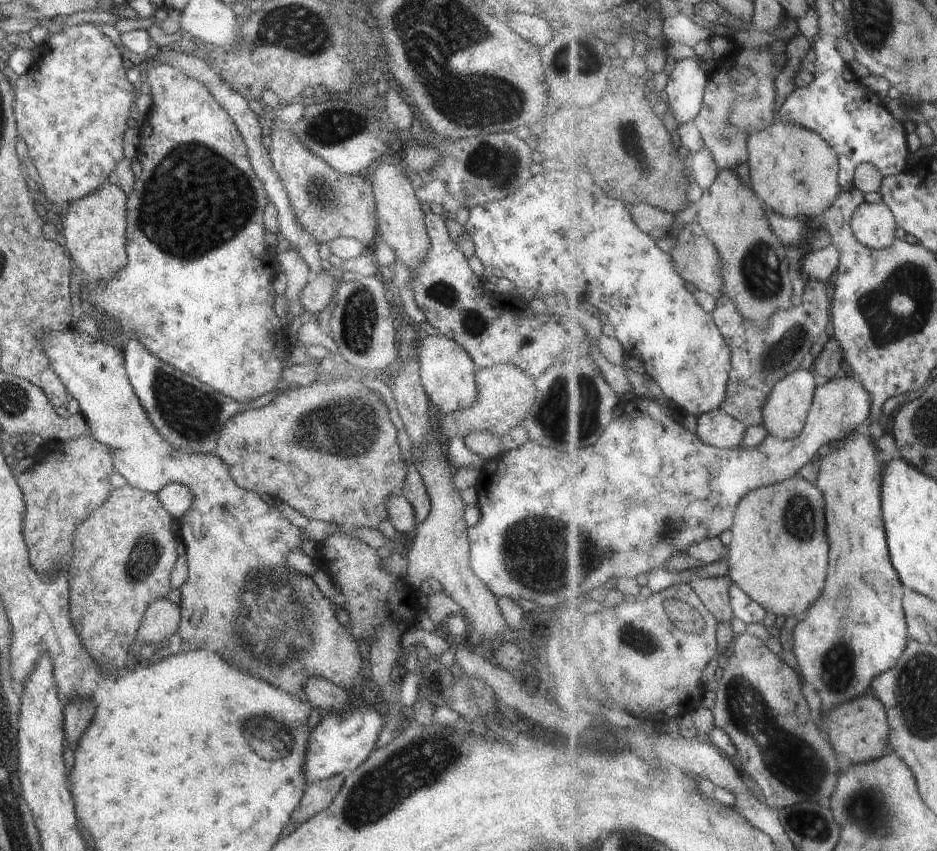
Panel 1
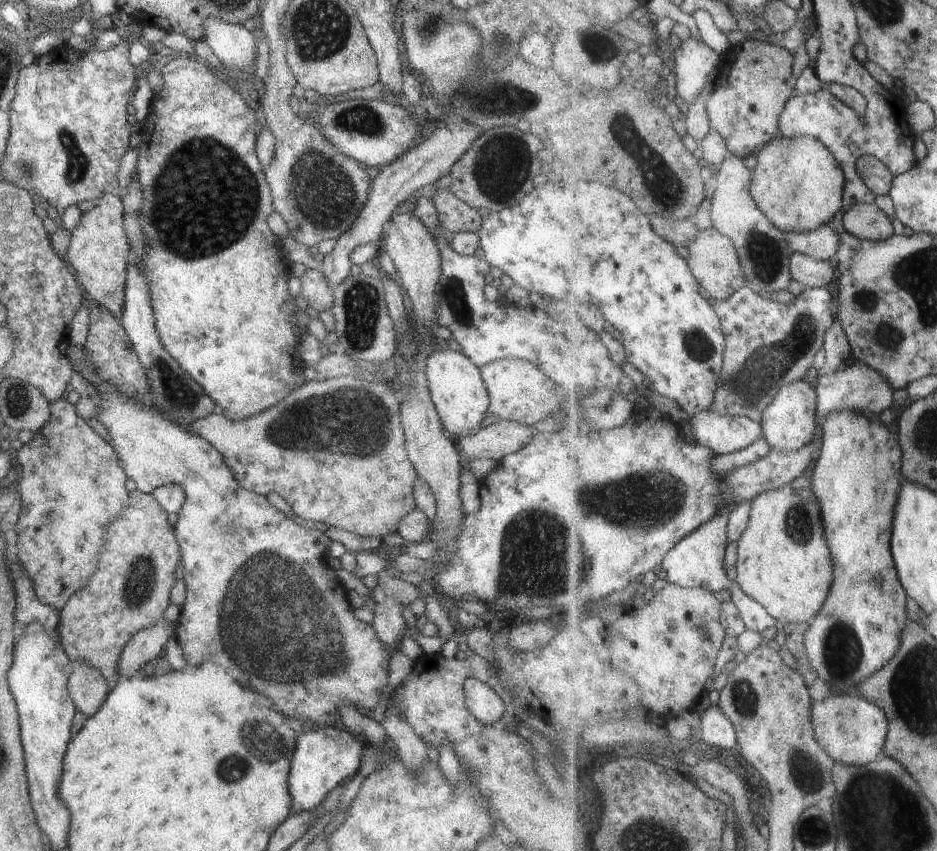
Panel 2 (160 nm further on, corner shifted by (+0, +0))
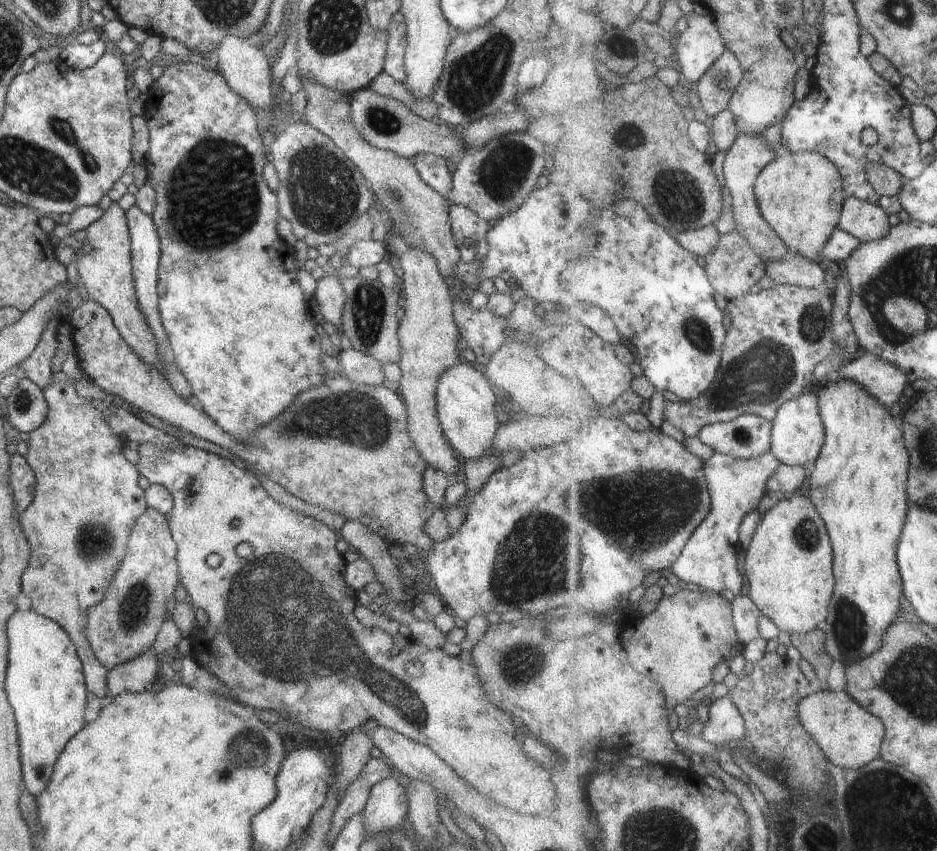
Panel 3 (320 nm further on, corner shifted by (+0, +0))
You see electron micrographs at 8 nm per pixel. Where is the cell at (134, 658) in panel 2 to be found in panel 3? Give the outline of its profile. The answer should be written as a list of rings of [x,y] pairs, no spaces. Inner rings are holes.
[[[147,651],[141,654],[138,658],[133,661],[124,663],[119,667],[113,668],[107,672],[106,677],[106,692],[105,702],[121,695],[125,692],[131,693],[143,693],[148,692],[152,688],[152,684],[157,679],[157,662],[156,656],[152,651]]]

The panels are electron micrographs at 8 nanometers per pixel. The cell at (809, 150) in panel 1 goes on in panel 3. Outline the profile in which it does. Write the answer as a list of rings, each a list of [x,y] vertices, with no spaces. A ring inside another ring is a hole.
[[[816,151],[791,152],[779,157],[761,172],[756,192],[766,220],[783,238],[790,252],[822,262],[825,248],[841,226],[847,199],[843,176],[837,164]]]

